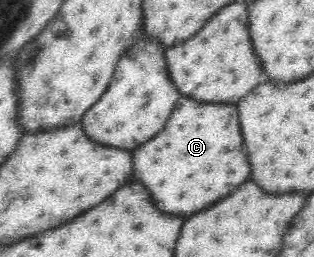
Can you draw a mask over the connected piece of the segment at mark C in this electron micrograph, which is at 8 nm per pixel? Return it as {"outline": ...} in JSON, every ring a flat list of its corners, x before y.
{"outline":[[180,97,166,127,150,143,134,149,132,155,134,181,146,185,150,197,154,199,154,207,158,207,162,213,184,215,184,219,230,195,230,191,236,191,238,185,242,185,250,175,250,165,244,155,244,145,238,129,238,111,234,105,206,105]]}

